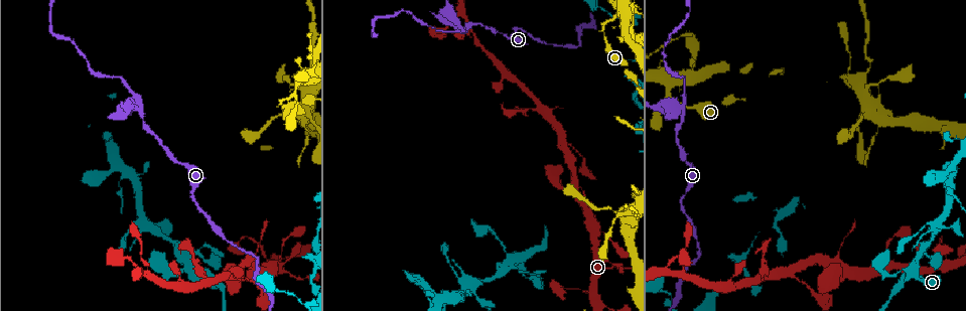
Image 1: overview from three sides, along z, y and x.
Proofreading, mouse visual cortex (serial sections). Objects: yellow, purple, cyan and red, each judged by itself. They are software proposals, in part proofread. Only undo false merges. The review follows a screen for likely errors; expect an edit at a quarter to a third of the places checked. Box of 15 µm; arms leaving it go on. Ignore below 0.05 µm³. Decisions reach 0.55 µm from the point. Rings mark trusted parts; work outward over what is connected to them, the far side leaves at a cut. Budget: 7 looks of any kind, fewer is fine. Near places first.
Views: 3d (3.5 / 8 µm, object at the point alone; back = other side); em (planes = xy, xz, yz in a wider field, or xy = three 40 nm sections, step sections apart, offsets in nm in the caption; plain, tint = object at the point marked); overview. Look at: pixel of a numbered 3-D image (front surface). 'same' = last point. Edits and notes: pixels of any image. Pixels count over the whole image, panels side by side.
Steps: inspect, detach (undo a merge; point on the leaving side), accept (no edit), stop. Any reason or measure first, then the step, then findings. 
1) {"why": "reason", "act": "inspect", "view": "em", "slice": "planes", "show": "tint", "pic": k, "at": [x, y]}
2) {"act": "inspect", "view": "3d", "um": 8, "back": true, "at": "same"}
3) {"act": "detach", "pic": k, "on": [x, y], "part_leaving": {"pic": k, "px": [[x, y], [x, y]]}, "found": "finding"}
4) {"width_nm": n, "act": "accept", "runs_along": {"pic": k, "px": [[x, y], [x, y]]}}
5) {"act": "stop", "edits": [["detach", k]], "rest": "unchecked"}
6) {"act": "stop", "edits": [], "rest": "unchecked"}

{"why": "a narrow waist", "act": "inspect", "view": "3d", "um": 3.5, "pic": 1, "at": [137, 109]}

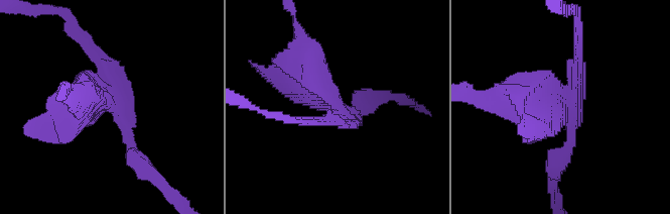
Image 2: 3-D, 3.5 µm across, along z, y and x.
{"arms": 3, "arm_widths_nm": [200, 200, 400], "act": "inspect", "view": "em", "slice": "planes", "show": "tint", "pic": 2, "at": [572, 109]}

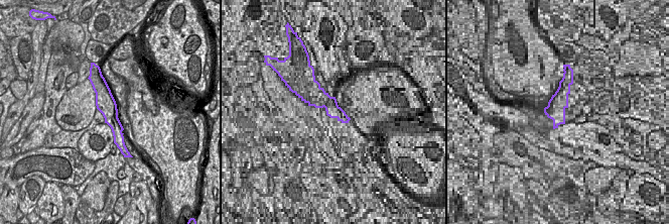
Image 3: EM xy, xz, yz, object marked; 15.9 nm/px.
{"width_nm": 320, "act": "detach", "pic": 2, "on": [299, 97], "part_leaving": {"pic": 2, "px": [[334, 104], [306, 69], [294, 21]]}, "found": "two cells meet here"}

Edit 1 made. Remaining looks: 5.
{"act": "inspect", "view": "overview"}

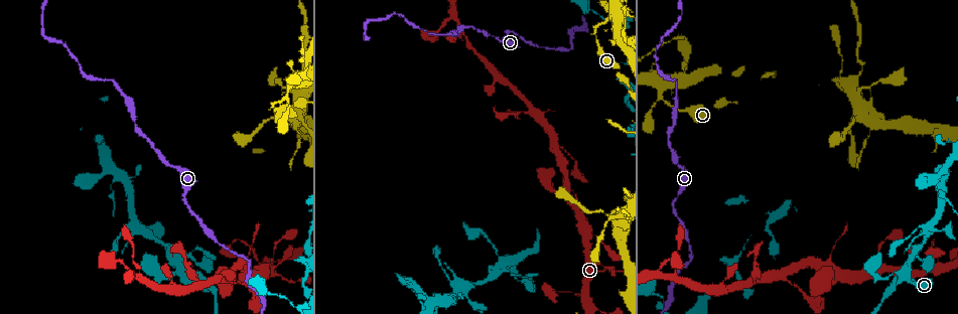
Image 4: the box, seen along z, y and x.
{"why": "side arm on a straight run", "act": "inspect", "view": "3d", "um": 3.5, "pic": 4, "at": [210, 281]}

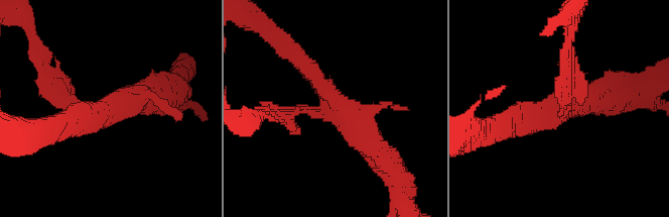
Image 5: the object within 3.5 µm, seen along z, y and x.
{"act": "inspect", "view": "em", "slice": "xy", "step": 2, "show": "plain", "pic": 5, "at": [114, 109]}

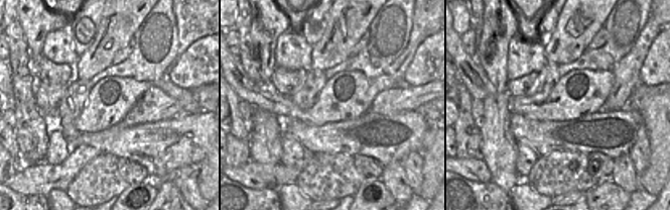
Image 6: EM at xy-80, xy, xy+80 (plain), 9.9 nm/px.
{"why": "with the object marked", "act": "inspect", "view": "em", "slice": "xy", "step": 2, "show": "tint", "at": "same"}

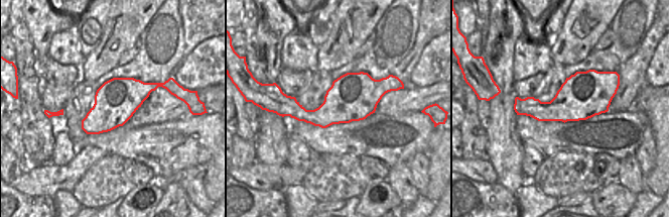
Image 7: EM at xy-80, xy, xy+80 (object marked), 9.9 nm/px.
{"width_nm": 480, "act": "detach", "pic": 5, "on": [580, 79], "part_leaving": {"pic": 5, "px": [[566, 110], [566, 50], [571, 35]]}, "found": "two cells meet here"}

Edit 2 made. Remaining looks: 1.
{"act": "stop", "edits": [["detach", 2], ["detach", 5]], "rest": "unchecked"}

